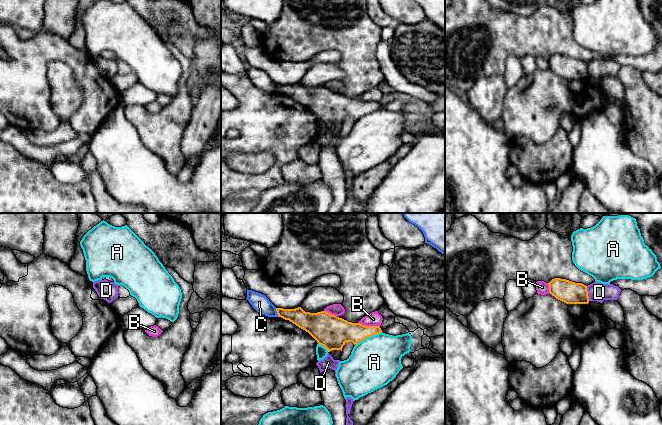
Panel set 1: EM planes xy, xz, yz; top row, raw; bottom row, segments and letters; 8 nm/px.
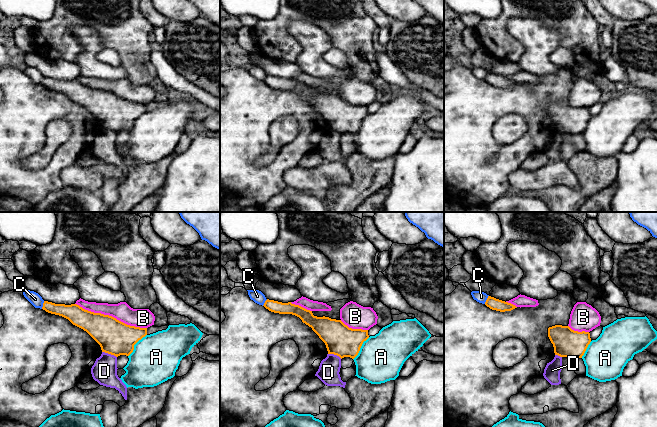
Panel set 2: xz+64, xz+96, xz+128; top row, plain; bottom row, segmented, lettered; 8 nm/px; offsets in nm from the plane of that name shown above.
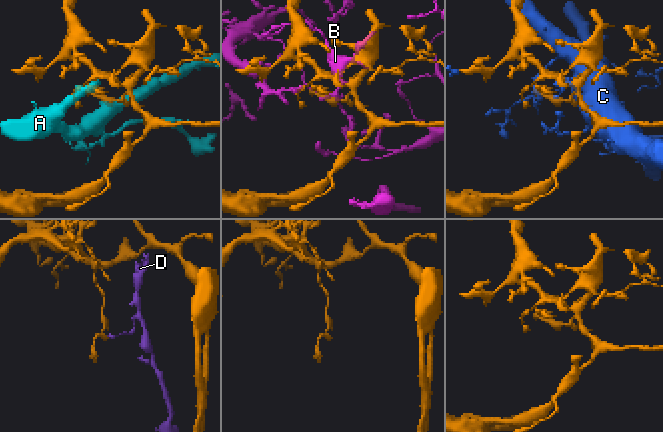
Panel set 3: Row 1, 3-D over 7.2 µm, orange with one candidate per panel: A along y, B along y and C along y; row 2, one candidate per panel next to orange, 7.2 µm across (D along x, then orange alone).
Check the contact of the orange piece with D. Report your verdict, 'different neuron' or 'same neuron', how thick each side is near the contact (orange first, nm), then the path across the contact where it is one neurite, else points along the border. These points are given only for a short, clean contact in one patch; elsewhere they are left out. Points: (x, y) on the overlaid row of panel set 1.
different neuron; calibres 180 and 150 nm; border yz (586, 286), (589, 300)

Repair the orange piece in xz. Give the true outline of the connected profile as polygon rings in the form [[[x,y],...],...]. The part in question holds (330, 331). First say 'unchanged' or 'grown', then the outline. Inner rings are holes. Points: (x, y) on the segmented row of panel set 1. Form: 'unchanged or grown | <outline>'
unchanged | [[[301,307],[295,309],[276,308],[276,311],[278,317],[289,320],[308,332],[328,352],[342,351],[346,342],[356,345],[360,341],[382,332],[380,326],[365,326],[360,323],[348,322],[326,311],[310,313],[305,312]]]

